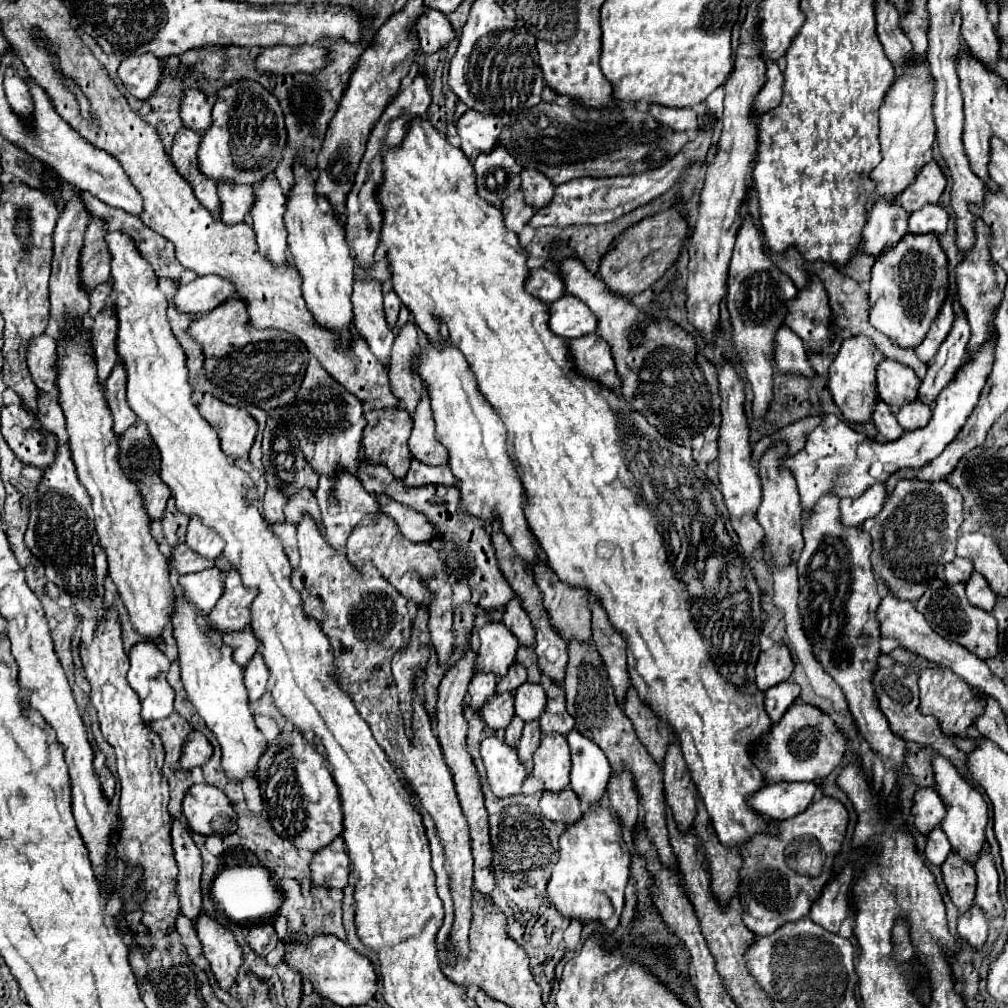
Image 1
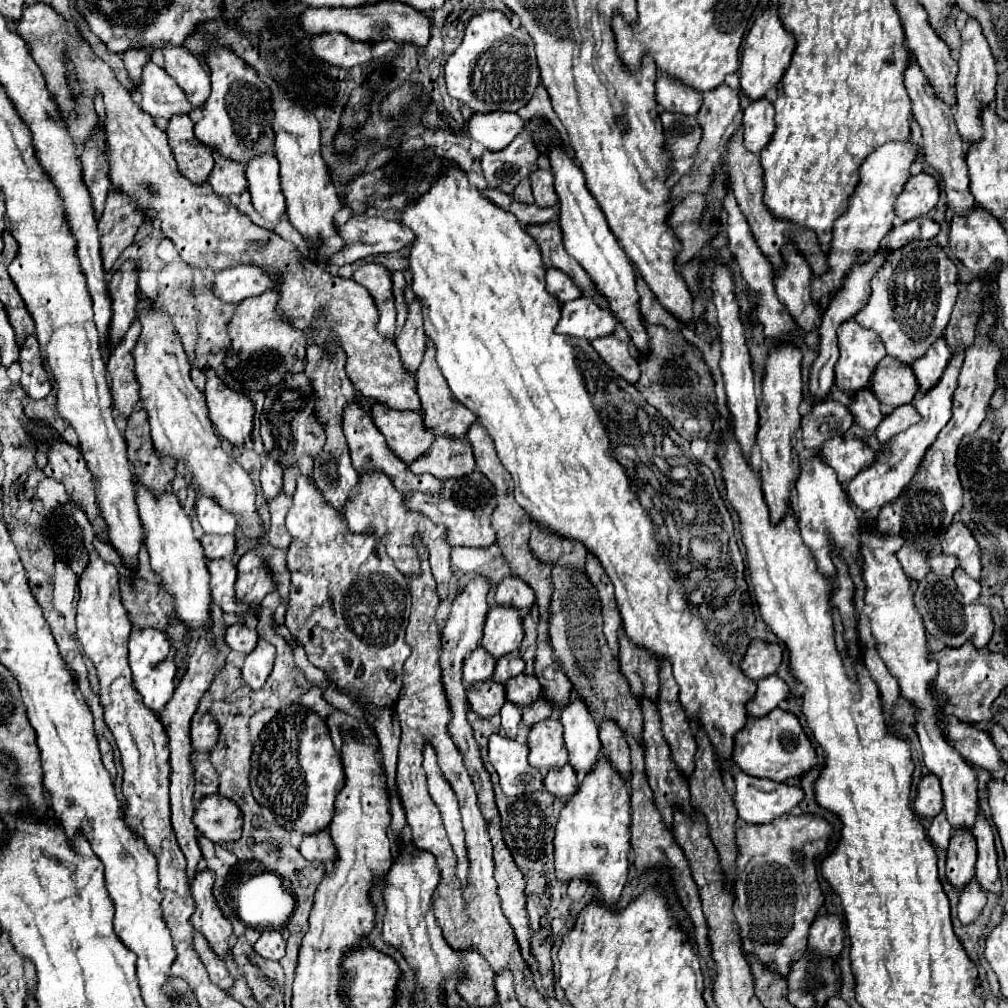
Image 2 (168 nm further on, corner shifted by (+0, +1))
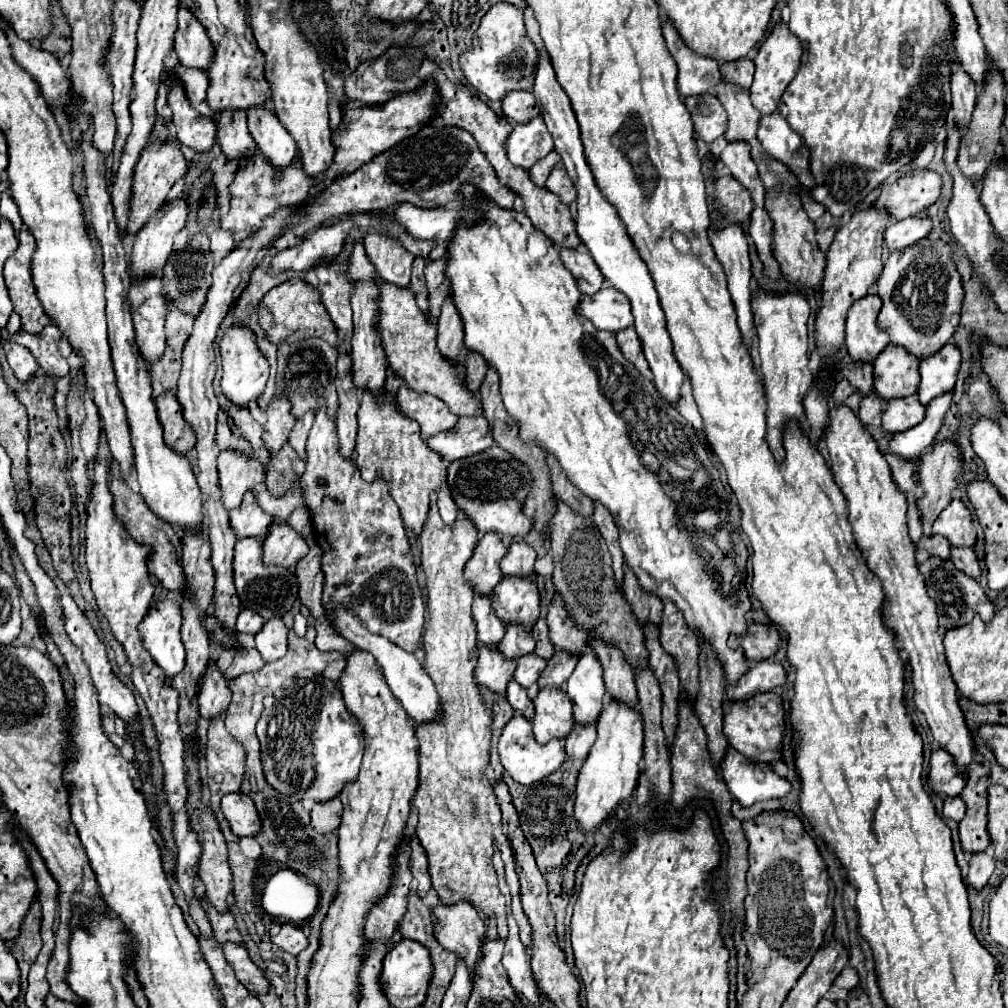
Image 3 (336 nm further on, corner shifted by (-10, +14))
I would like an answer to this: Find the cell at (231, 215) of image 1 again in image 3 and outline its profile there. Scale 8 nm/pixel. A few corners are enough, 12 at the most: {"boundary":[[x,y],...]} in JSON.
{"boundary":[[244,110],[220,114],[218,142],[228,160],[250,154]]}

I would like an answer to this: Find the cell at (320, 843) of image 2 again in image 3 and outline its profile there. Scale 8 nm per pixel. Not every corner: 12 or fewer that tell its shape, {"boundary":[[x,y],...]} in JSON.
{"boundary":[[340,798],[316,802],[312,826],[316,832],[334,832],[340,826]]}

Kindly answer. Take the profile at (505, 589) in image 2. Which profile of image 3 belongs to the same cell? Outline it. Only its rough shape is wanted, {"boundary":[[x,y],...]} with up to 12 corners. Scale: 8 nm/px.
{"boundary":[[516,542],[500,560],[506,576],[532,576],[536,552]]}

